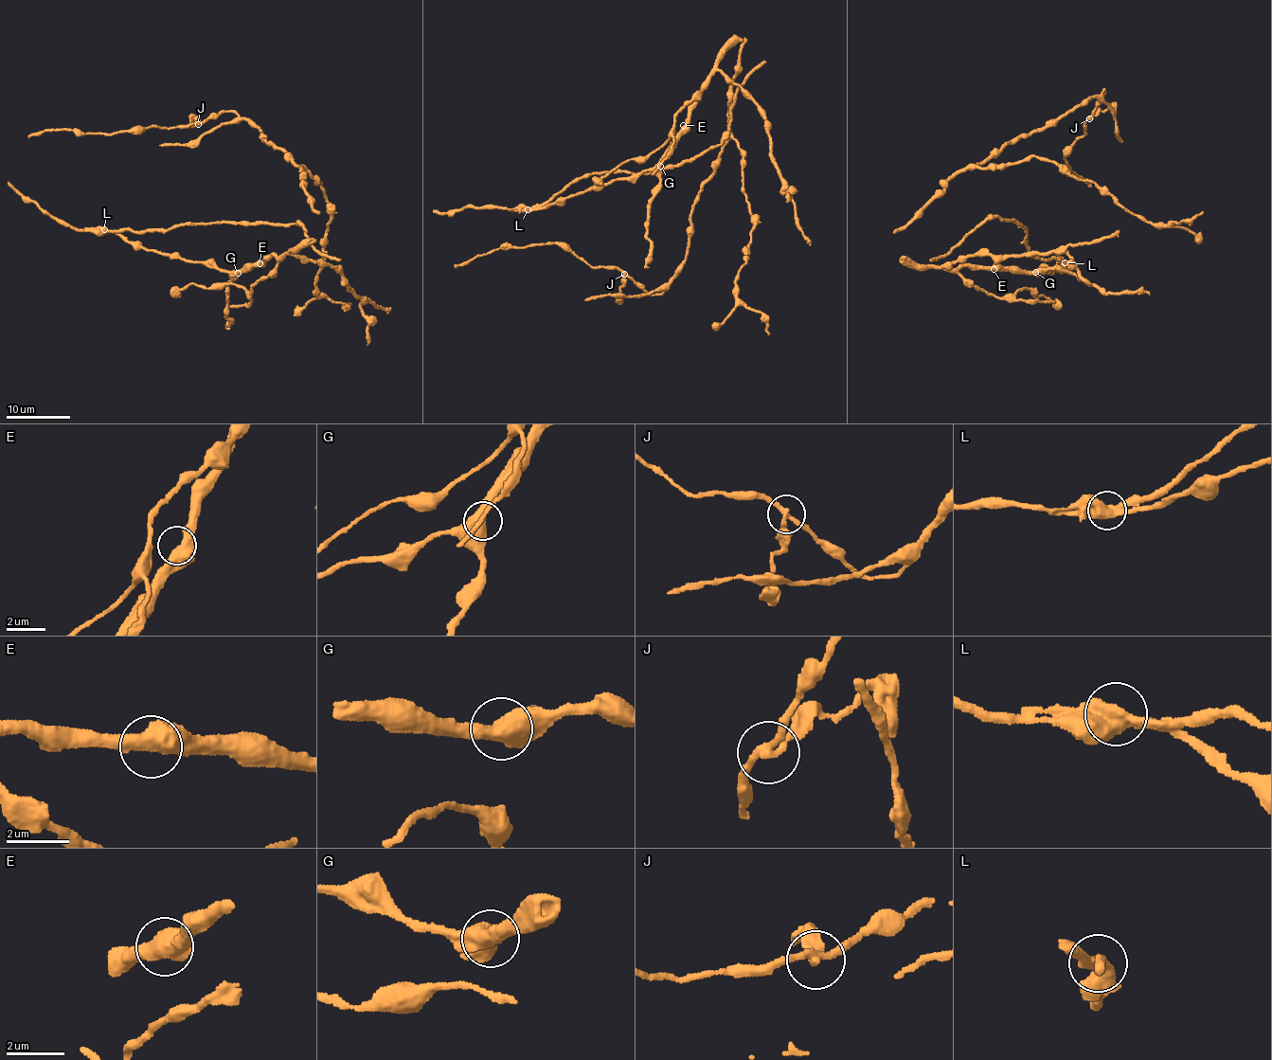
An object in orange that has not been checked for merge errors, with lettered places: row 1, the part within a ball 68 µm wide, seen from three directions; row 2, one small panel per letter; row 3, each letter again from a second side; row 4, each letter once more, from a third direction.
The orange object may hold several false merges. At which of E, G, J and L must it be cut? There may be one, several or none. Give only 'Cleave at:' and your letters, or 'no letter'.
Cleave at: J, L

